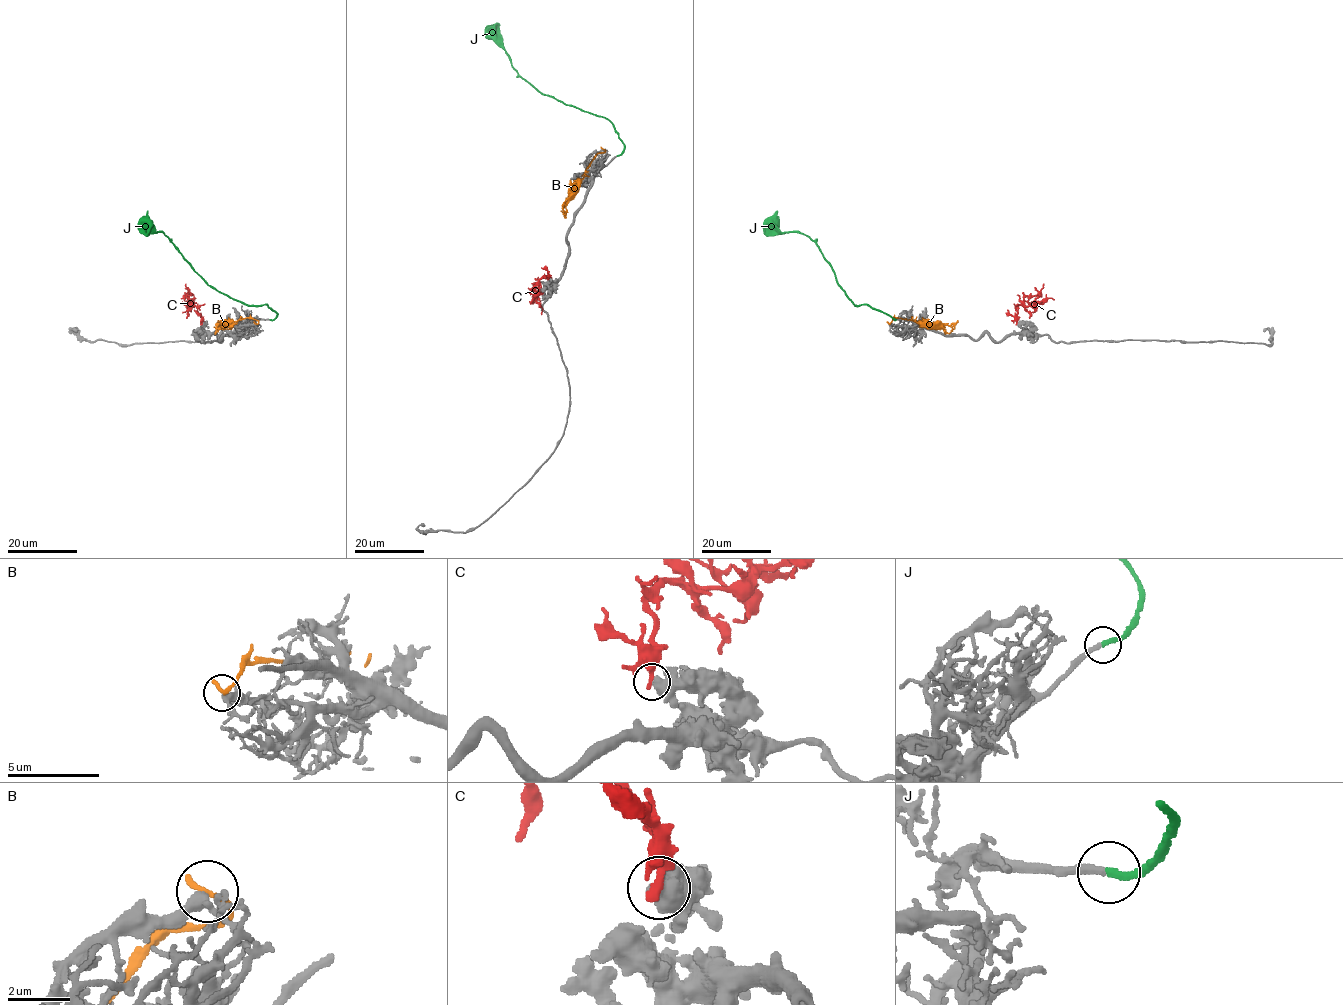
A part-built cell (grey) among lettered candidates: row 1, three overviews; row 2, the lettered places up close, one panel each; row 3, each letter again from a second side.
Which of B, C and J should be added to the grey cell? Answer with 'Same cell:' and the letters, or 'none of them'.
Same cell: J

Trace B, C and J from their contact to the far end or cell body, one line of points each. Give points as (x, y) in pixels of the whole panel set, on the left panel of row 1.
B: (256, 324), (257, 320), (245, 318), (219, 325), (218, 320)
C: (201, 323), (196, 307), (191, 306), (186, 283)
J: (270, 320), (277, 314), (267, 305), (248, 305), (233, 300), (208, 284), (162, 231), (153, 232), (140, 217)

